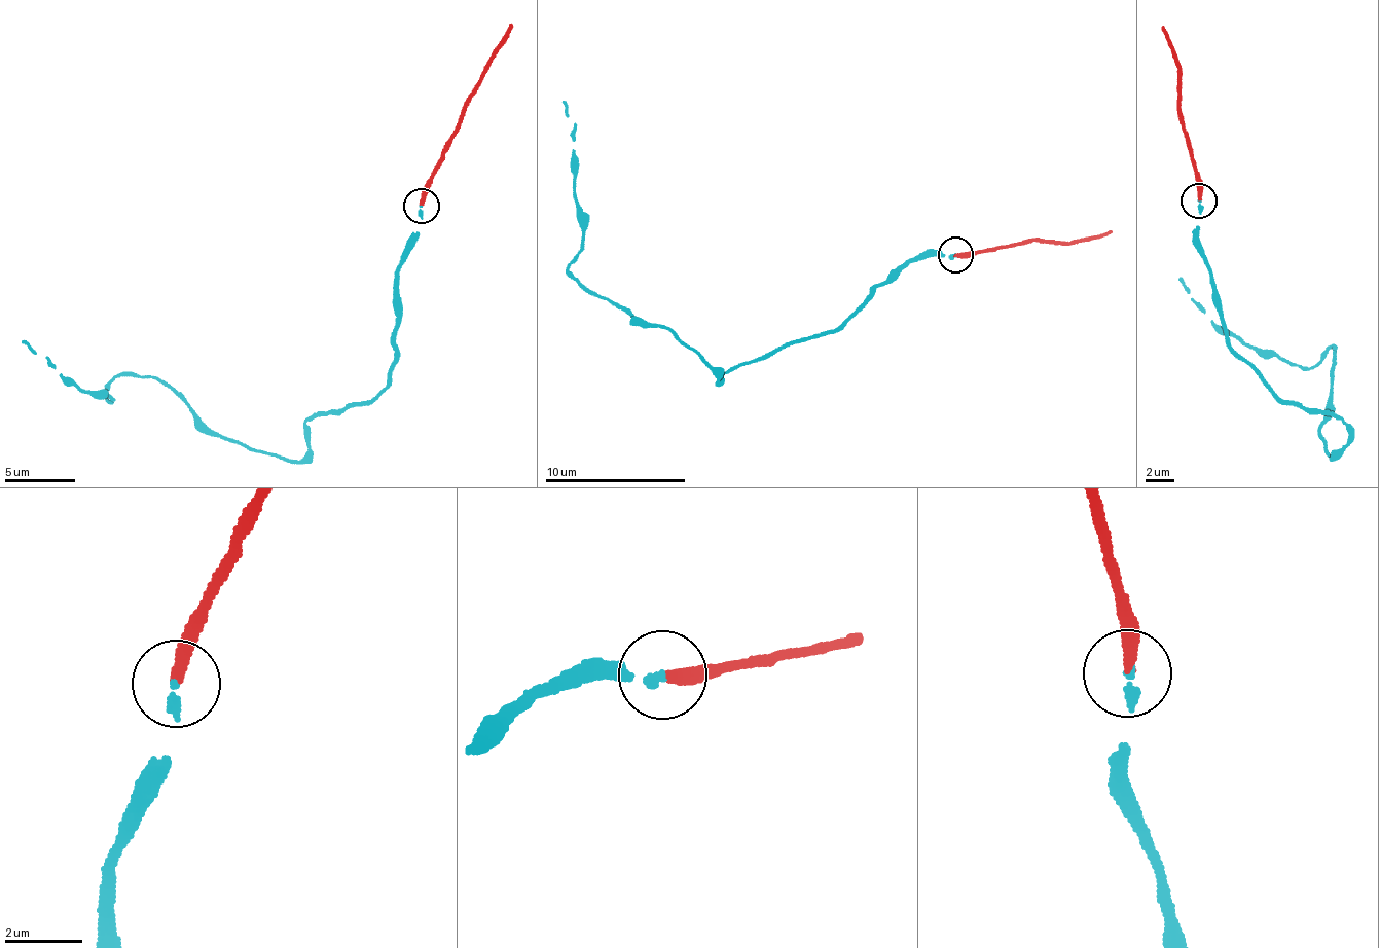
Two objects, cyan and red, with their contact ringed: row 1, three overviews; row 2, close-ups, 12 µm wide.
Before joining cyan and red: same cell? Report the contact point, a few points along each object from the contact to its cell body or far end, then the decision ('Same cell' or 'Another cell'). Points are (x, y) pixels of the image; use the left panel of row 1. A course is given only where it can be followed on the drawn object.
Place: (421, 206). Course of cyan: (422, 205), (398, 360), (375, 396), (310, 416), (297, 459), (221, 438), (159, 381), (69, 387), (20, 340). Course of red: (422, 205), (425, 180), (485, 61), (513, 25). Same cell

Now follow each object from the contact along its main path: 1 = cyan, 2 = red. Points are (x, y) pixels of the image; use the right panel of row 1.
1: (1198, 199), (1226, 345), (1333, 414), (1340, 449), (1320, 430), (1334, 348), (1316, 365), (1256, 354), (1178, 277)
2: (1198, 199), (1196, 176), (1180, 114), (1177, 62), (1160, 27)

